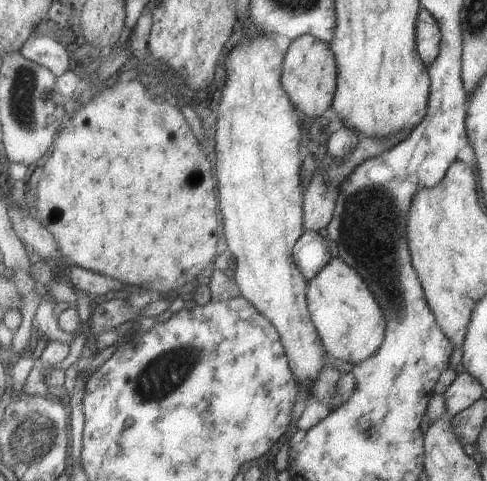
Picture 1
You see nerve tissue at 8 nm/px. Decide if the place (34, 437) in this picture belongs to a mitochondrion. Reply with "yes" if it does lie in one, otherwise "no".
yes

